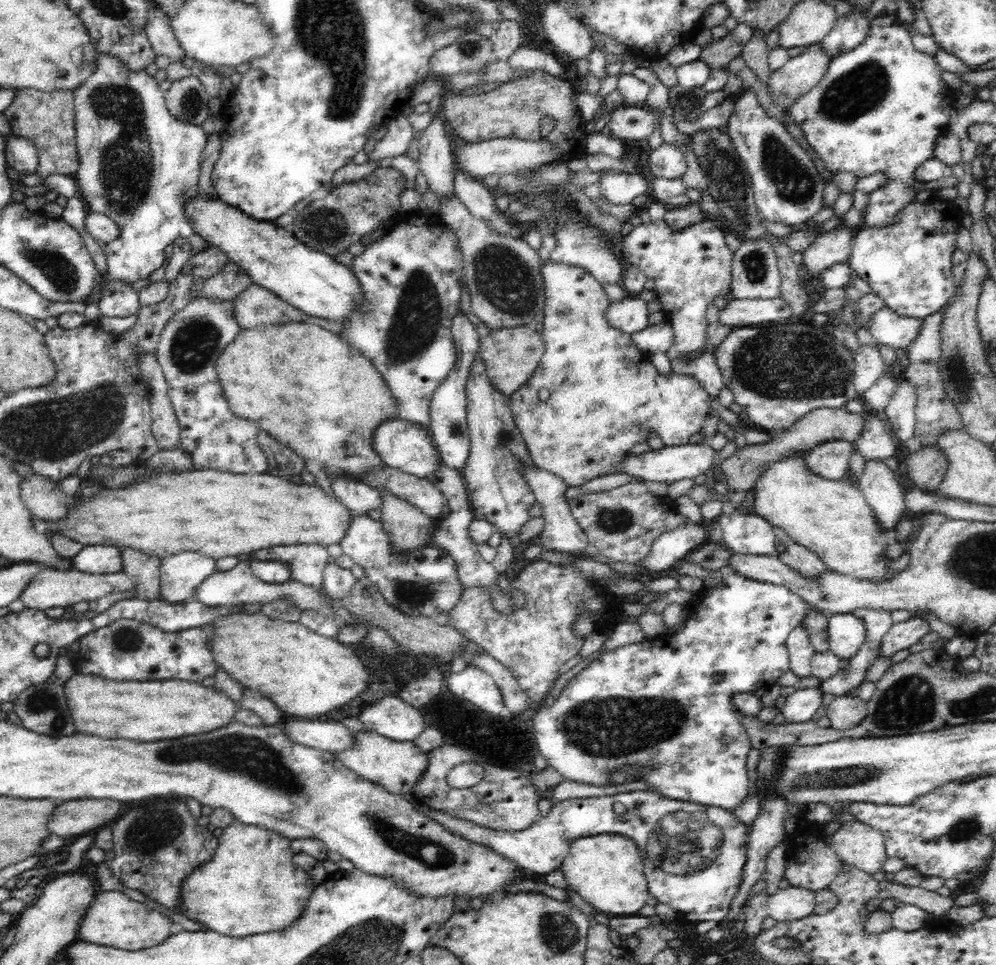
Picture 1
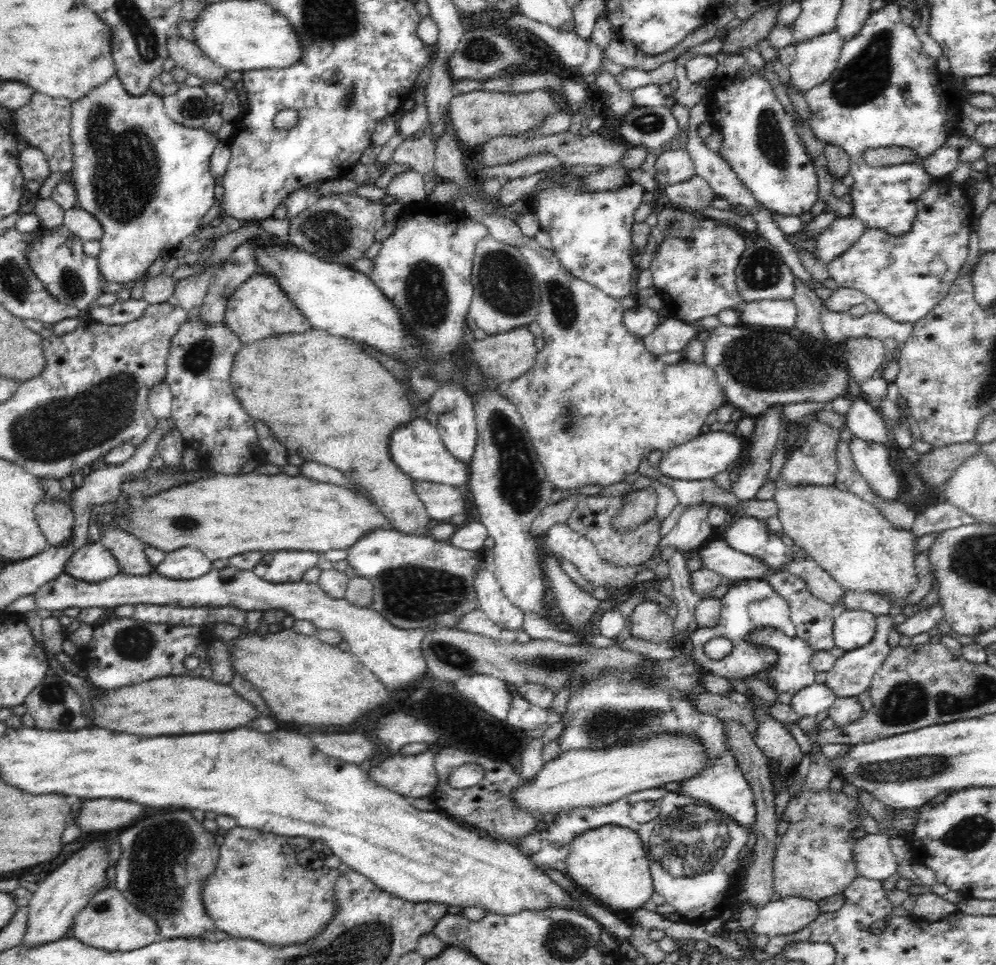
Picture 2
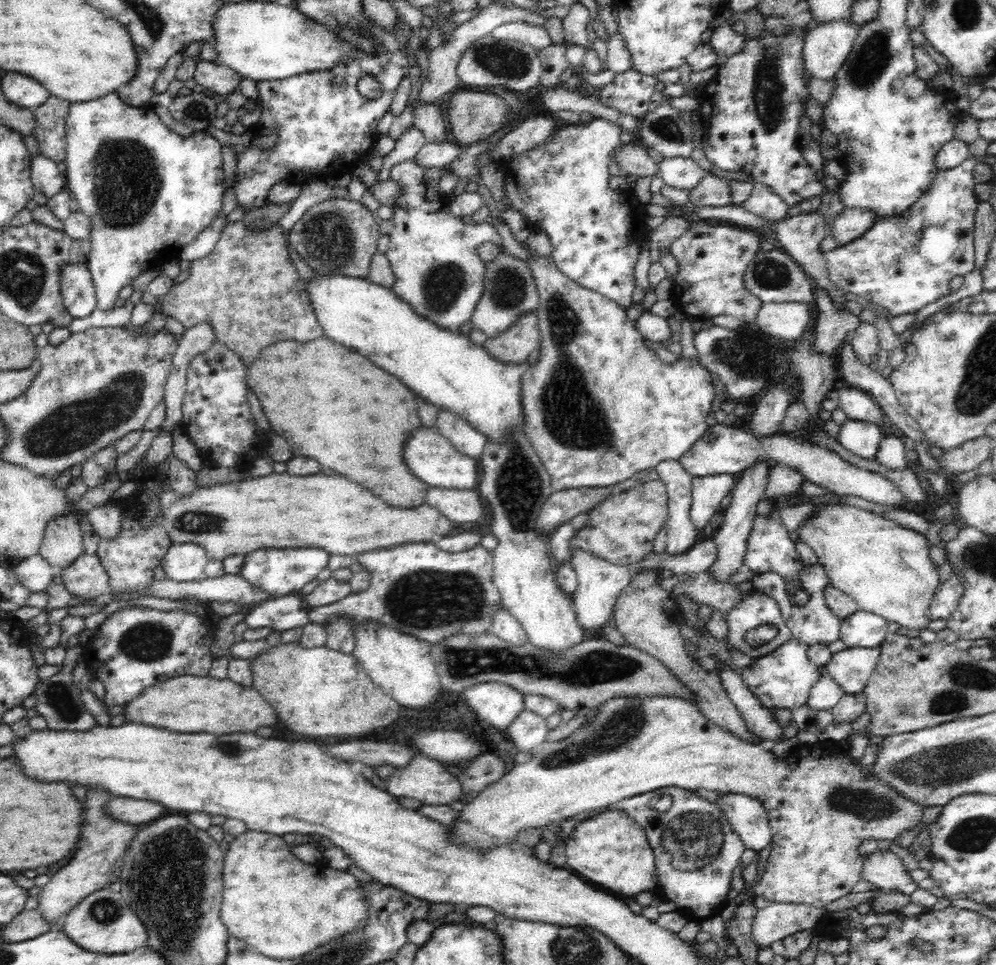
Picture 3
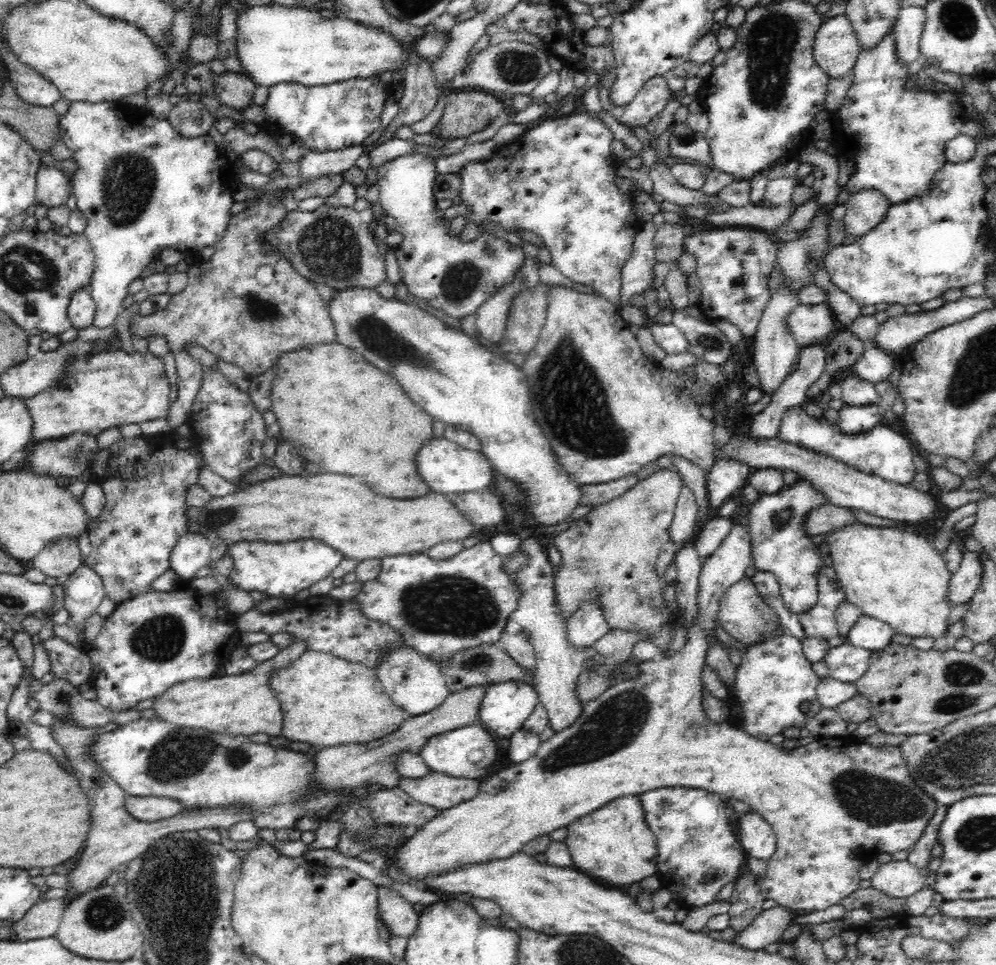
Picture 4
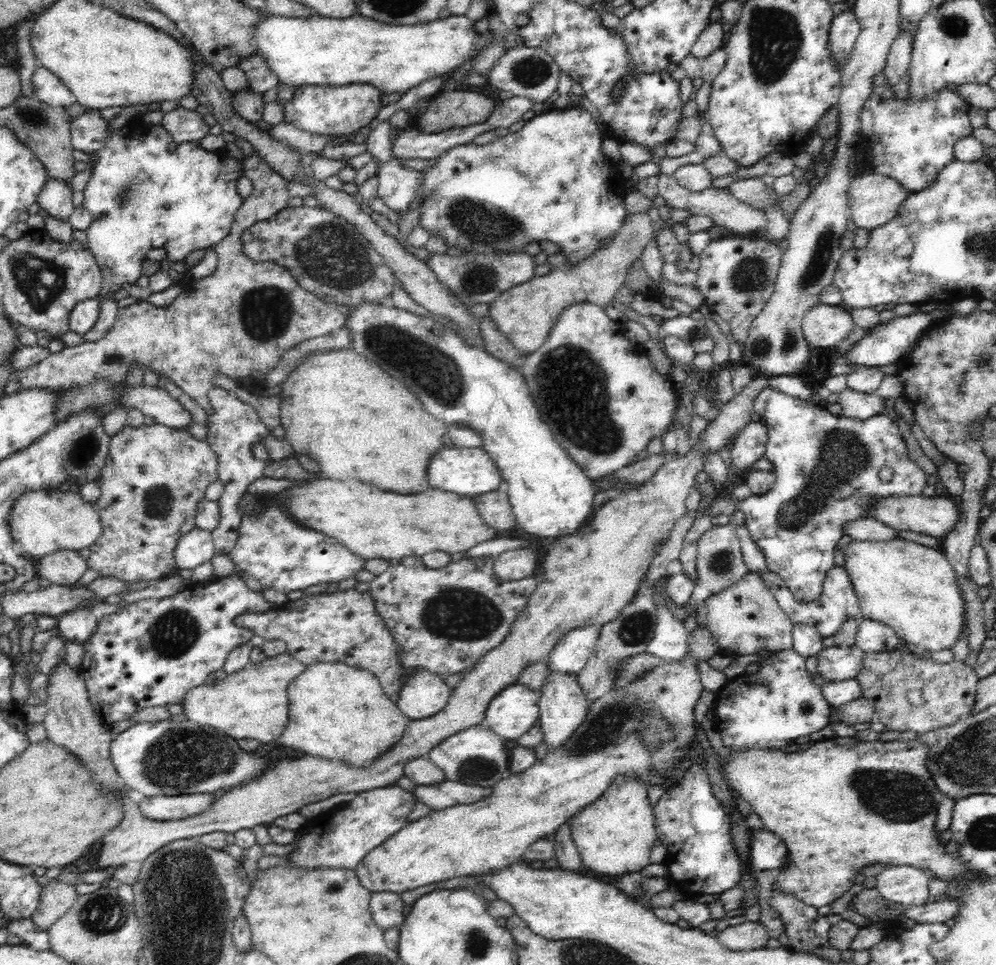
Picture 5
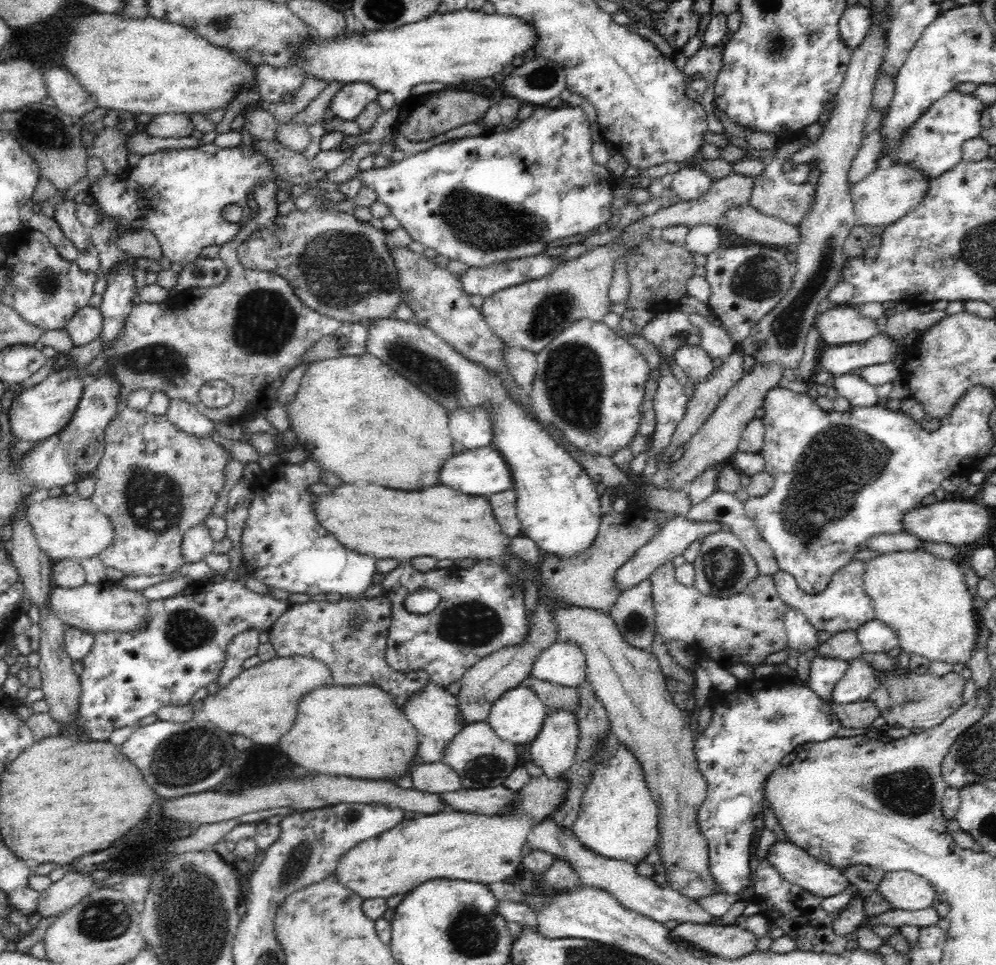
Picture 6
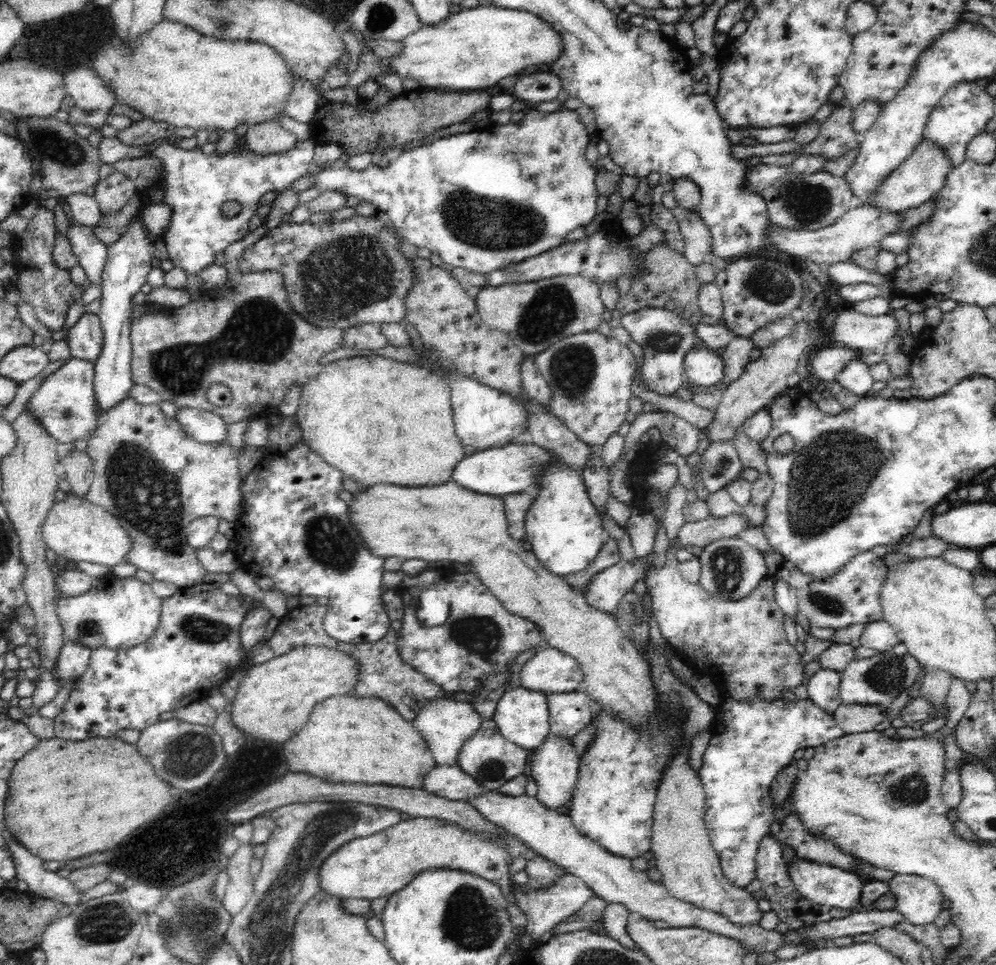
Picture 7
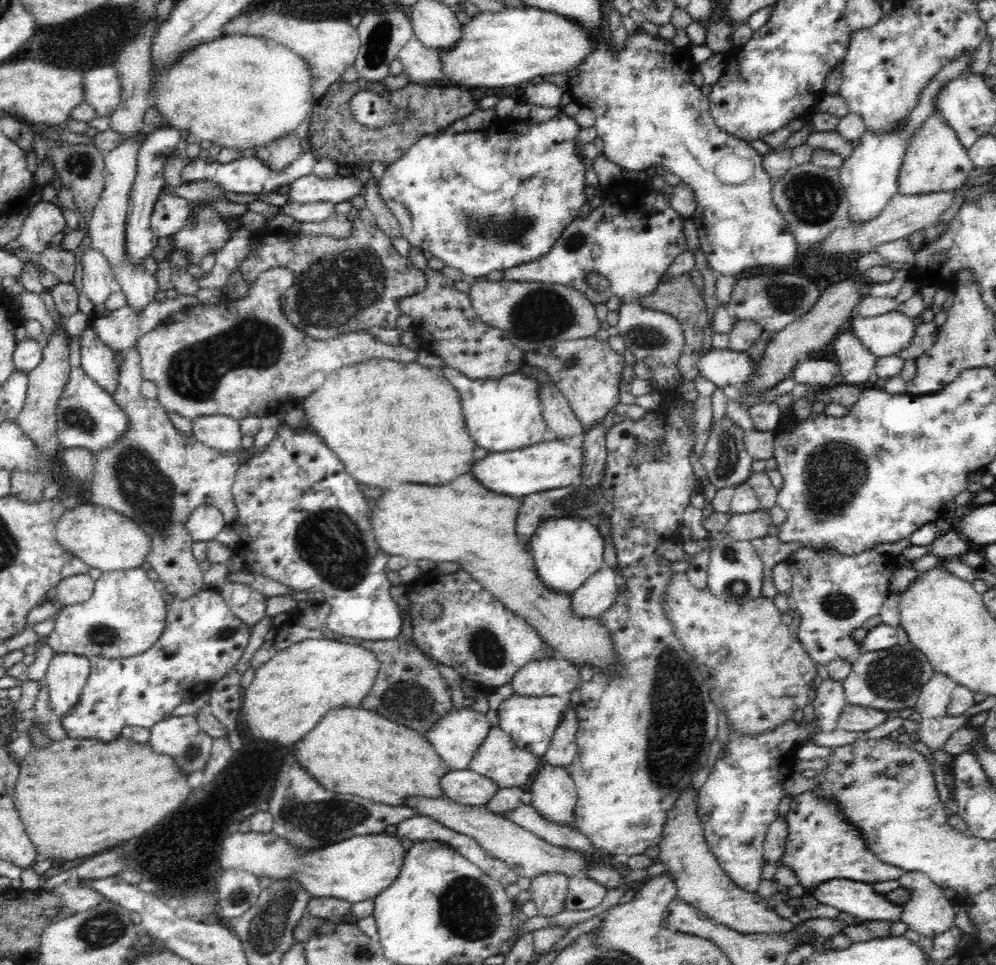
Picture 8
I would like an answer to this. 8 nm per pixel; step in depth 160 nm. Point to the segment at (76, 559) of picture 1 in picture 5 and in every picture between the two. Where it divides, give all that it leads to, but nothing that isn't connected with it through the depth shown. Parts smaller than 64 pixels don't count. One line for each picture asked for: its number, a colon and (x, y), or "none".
2: (92, 563)
3: (86, 579)
4: (84, 591)
5: (77, 626)

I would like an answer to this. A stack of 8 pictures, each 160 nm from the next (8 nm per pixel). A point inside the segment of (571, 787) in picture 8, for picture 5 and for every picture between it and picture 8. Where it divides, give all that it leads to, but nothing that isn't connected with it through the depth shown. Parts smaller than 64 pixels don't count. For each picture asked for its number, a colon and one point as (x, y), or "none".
5: (563, 705)
6: (554, 748)
7: (555, 763)

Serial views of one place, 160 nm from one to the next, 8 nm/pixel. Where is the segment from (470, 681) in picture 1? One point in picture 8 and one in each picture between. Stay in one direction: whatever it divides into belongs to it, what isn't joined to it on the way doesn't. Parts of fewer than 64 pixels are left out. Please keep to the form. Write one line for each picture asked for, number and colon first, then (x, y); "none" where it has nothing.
2: (491, 694)
3: (498, 704)
4: (505, 707)
5: (514, 710)
6: (518, 715)
7: (522, 715)
8: (531, 721)

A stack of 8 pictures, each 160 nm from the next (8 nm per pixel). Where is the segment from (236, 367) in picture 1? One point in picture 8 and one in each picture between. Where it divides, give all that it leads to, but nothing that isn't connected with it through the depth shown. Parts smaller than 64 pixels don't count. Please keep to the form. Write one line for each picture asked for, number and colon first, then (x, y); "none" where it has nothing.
2: (328, 400)
3: (362, 417)
4: (343, 414)
5: (345, 412)
6: (355, 416)
7: (378, 420)
8: (389, 422)

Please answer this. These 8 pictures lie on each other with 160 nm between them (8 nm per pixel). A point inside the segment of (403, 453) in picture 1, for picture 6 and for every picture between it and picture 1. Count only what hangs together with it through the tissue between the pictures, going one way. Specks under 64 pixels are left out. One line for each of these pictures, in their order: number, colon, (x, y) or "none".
2: (417, 449)
3: (430, 456)
4: (447, 468)
5: (470, 472)
6: (481, 472)

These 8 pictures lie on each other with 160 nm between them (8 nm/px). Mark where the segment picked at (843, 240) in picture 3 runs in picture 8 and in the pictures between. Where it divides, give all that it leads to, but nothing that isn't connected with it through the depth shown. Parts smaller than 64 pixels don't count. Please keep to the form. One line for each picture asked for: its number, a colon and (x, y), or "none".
4: (866, 208)
5: (874, 199)
6: (887, 194)
7: (924, 173)
8: (936, 161)

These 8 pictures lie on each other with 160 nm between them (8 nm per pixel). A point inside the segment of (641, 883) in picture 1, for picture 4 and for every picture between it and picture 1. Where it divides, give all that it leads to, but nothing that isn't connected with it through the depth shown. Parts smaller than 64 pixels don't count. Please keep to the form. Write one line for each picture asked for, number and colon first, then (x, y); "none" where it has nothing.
2: (608, 864)
3: (610, 850)
4: (615, 843)

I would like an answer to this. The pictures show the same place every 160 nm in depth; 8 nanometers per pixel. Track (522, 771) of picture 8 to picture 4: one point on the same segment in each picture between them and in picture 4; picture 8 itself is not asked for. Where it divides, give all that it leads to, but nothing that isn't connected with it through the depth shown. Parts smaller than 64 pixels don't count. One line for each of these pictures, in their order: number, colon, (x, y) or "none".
4: (470, 752)
5: (477, 756)
6: (481, 758)
7: (487, 756)

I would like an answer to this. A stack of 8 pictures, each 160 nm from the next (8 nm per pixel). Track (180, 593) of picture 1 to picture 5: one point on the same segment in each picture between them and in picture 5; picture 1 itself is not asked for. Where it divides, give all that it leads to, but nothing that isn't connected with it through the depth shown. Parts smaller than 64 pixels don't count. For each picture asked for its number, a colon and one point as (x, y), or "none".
2: (187, 563)
3: (184, 562)
4: (192, 551)
5: (194, 548)

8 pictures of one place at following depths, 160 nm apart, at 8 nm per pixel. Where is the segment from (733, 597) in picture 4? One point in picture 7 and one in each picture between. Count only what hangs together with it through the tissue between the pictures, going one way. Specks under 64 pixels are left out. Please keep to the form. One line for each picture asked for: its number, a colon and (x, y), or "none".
5: (744, 619)
6: (745, 629)
7: (741, 645)

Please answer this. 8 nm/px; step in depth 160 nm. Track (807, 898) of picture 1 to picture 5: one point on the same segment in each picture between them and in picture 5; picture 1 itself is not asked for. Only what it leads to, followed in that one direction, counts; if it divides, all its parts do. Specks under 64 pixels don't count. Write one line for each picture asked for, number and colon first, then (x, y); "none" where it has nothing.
2: (789, 914)
3: (781, 919)
4: (769, 926)
5: (748, 935)

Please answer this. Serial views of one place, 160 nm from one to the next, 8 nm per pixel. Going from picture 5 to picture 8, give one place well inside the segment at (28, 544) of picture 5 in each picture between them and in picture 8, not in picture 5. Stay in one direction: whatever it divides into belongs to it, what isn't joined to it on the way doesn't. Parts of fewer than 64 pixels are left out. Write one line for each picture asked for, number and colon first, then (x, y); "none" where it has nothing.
6: (69, 526)
7: (75, 528)
8: (103, 538)

